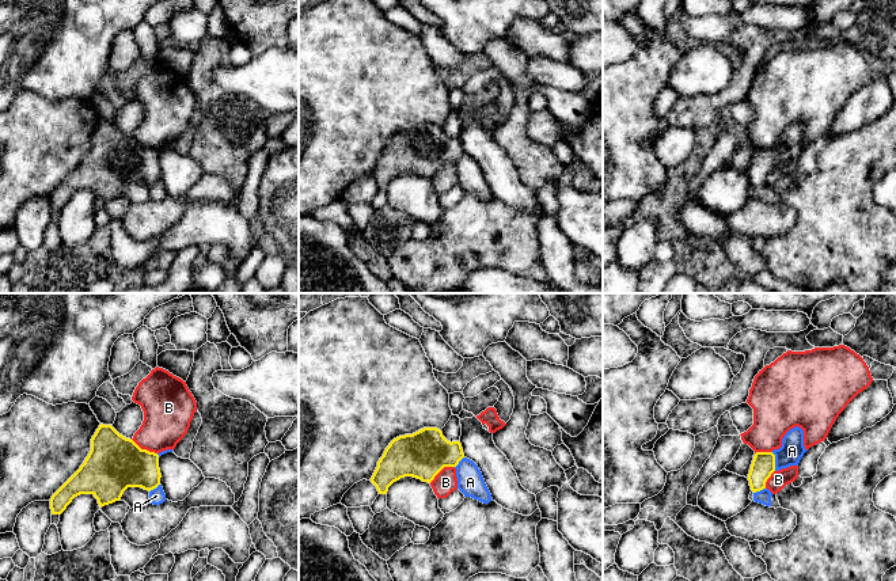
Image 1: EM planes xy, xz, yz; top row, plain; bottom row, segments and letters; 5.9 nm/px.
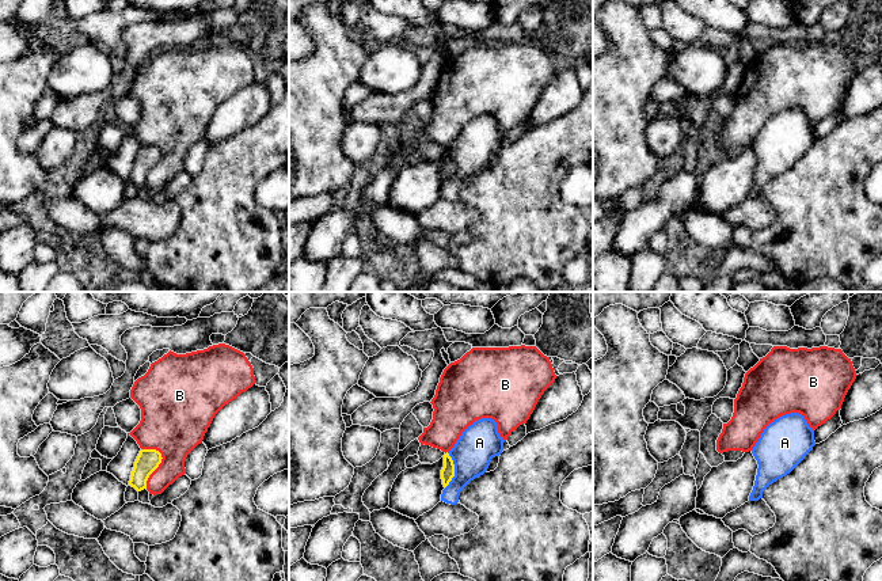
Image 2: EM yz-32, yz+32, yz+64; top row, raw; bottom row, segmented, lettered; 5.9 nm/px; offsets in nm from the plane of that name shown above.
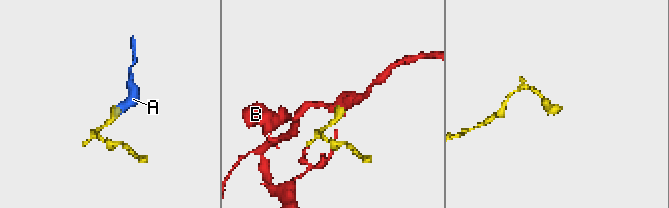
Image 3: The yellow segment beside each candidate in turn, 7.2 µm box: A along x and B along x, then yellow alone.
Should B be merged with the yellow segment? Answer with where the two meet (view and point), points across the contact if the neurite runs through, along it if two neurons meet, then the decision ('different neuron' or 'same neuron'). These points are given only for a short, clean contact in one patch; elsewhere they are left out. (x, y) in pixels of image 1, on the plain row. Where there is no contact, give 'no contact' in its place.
xz (441, 164) | along xz (454, 162), (445, 162), (429, 178) | different neuron

